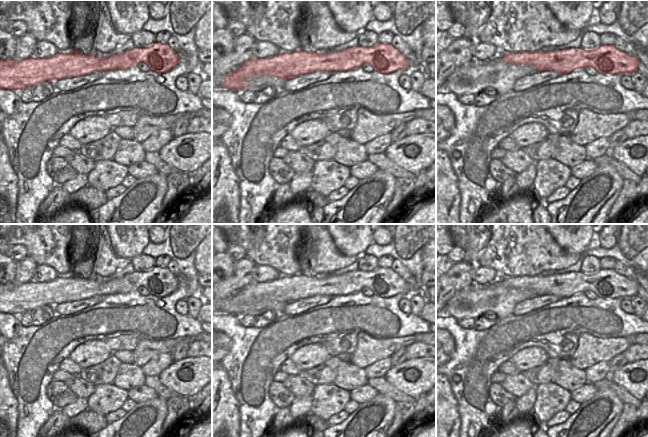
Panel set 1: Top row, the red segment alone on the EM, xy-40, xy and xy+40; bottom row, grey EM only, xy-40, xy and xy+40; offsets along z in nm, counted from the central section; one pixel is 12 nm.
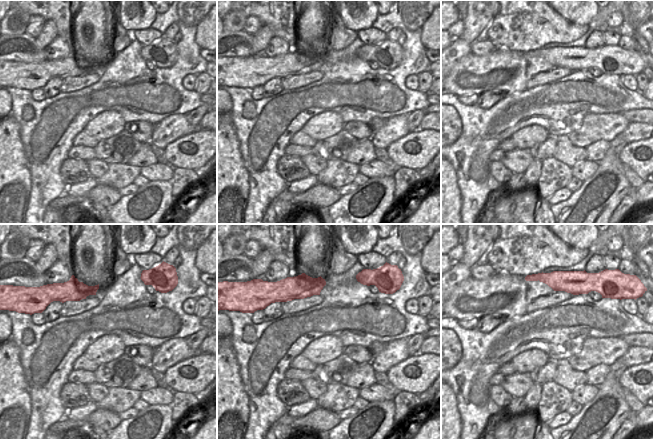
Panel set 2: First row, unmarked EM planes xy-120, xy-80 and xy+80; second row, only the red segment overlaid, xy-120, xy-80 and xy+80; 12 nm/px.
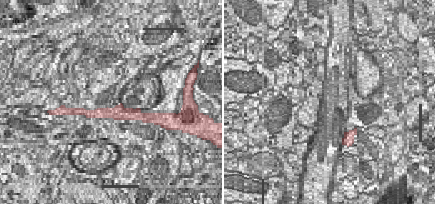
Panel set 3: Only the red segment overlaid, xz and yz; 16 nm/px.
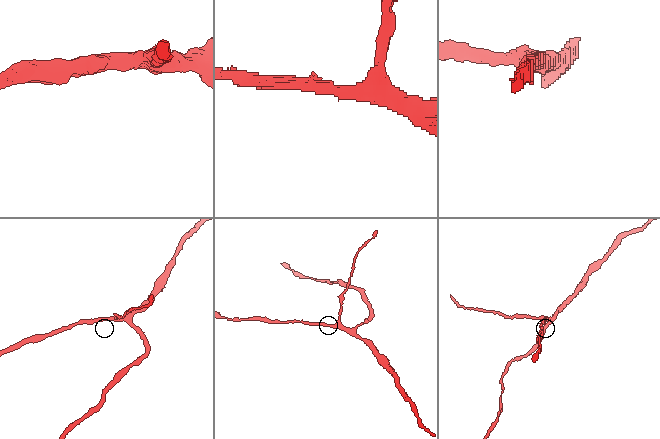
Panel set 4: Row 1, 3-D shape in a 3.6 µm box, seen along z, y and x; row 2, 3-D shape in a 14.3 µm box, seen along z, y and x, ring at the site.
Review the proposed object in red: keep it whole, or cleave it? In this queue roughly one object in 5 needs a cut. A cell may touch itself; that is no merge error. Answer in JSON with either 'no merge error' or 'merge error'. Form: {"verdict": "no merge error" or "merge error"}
{"verdict": "no merge error"}

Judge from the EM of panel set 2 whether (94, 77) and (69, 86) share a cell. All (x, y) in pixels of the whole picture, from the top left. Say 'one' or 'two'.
one

